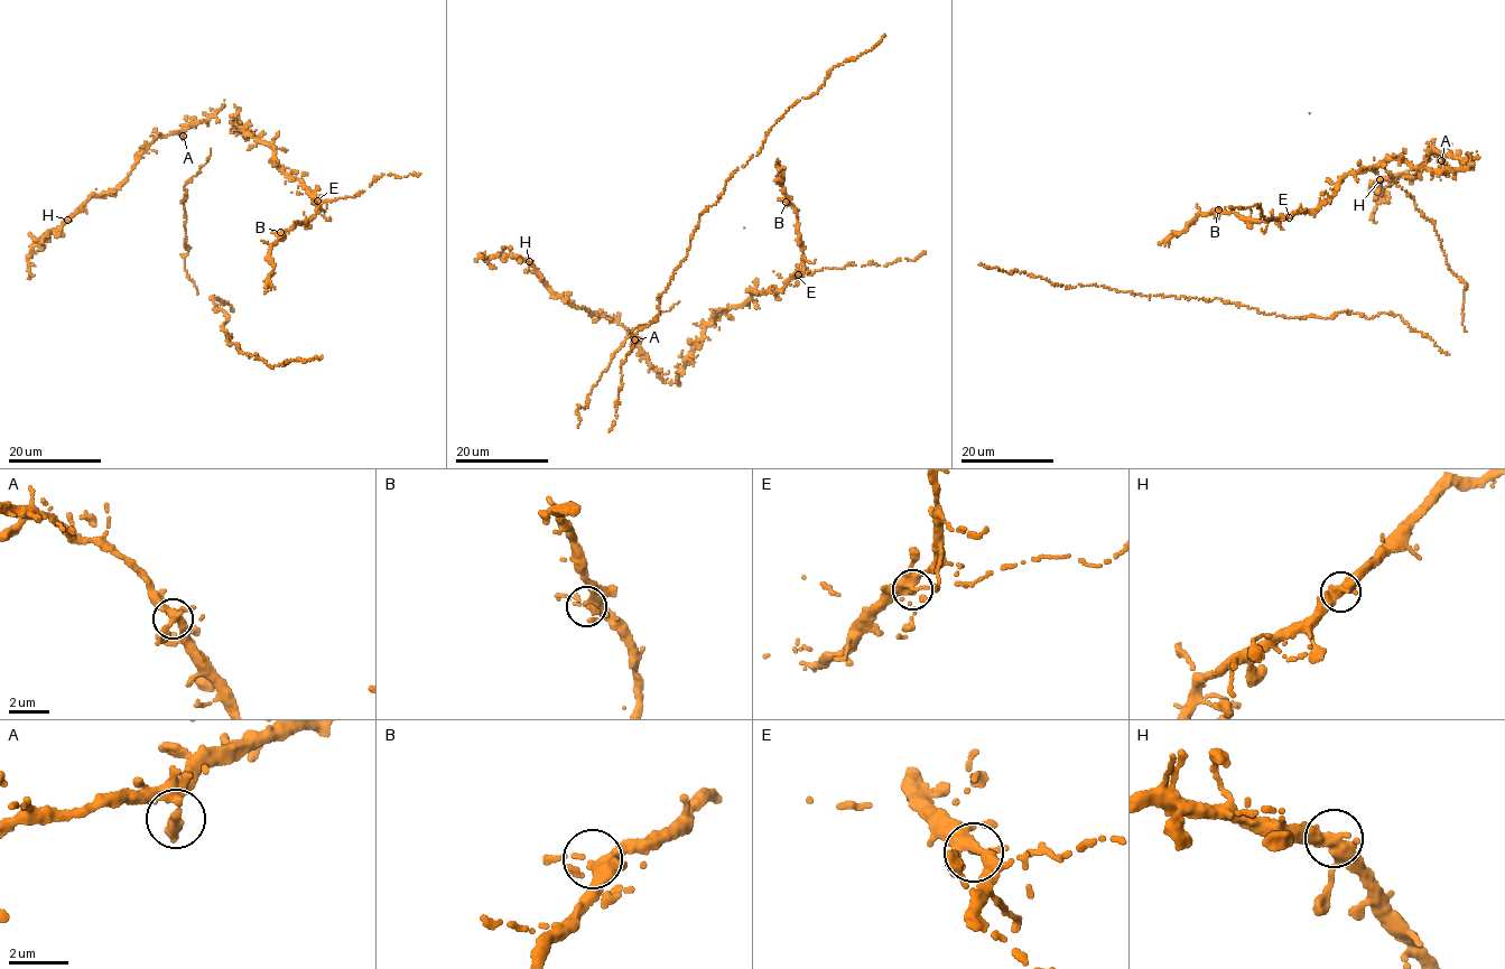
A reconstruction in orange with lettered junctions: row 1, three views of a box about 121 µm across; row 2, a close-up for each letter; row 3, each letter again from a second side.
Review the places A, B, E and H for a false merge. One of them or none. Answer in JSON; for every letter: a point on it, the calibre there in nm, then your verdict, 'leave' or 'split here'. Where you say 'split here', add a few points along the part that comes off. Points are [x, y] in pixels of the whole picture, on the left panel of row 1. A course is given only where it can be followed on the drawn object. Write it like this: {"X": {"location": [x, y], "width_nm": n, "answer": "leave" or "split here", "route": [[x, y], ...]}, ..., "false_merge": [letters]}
{"A": {"location": [183, 136], "width_nm": 260, "answer": "leave"}, "B": {"location": [280, 232], "width_nm": 260, "answer": "leave"}, "E": {"location": [317, 201], "width_nm": 300, "answer": "split here", "route": [[317, 201], [353, 197], [382, 175], [400, 177], [419, 174]]}, "H": {"location": [67, 220], "width_nm": 360, "answer": "leave"}, "false_merge": ["E"]}

